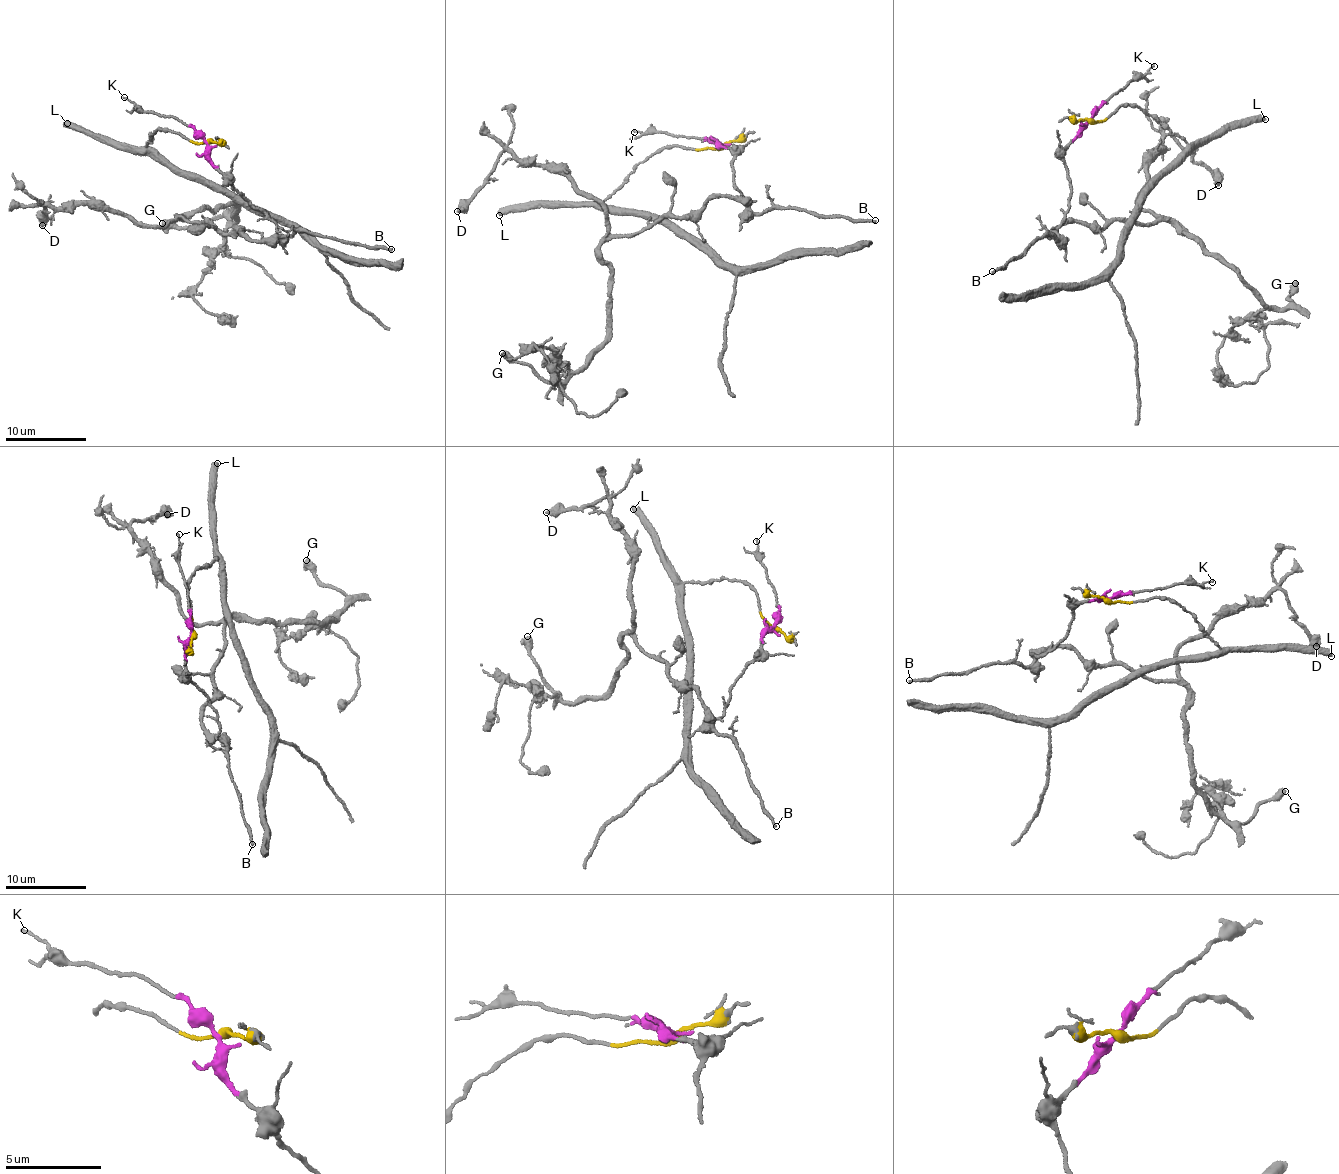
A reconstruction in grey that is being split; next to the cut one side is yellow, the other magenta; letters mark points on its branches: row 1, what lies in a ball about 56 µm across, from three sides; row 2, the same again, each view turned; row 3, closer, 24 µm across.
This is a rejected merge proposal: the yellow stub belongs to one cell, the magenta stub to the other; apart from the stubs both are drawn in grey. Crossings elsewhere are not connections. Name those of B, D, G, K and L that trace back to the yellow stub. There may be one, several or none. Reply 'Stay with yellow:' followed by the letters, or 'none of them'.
Stay with yellow: L

